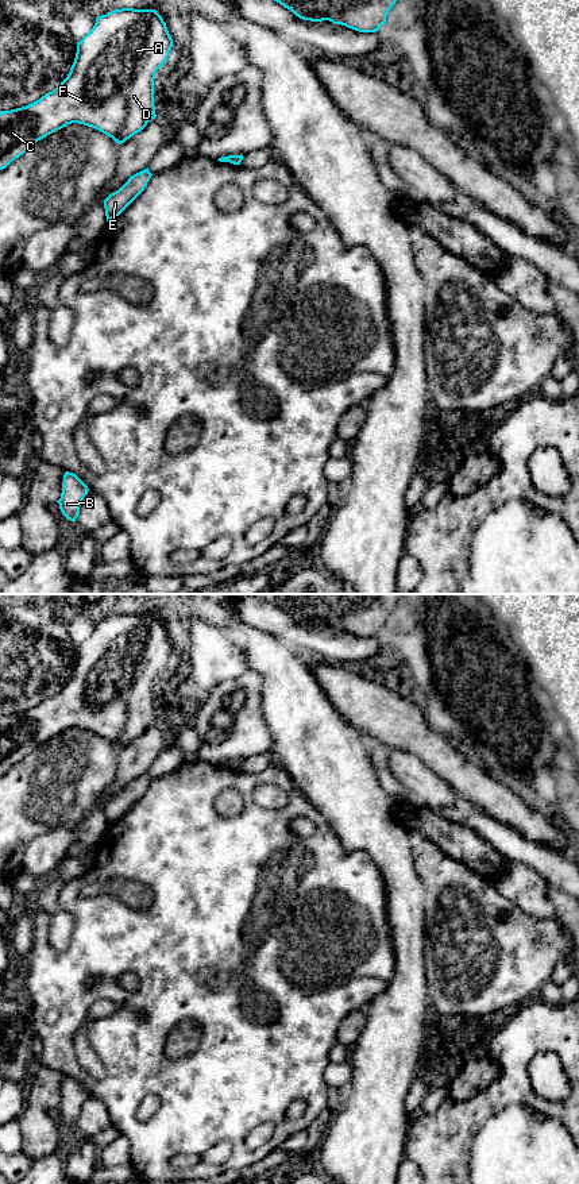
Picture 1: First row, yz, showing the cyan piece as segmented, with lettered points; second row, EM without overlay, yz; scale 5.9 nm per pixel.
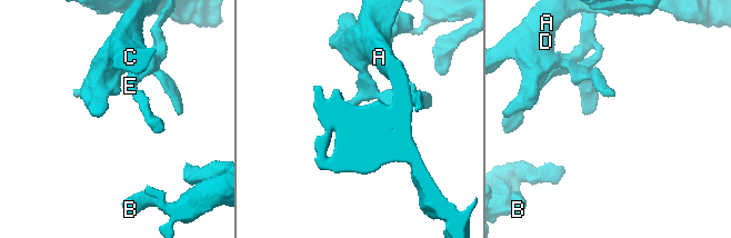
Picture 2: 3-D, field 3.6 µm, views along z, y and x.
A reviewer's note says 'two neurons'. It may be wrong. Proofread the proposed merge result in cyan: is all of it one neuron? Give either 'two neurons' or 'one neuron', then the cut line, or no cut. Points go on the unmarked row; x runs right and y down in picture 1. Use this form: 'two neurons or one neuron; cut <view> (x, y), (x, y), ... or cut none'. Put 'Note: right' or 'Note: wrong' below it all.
one neuron; cut none
Note: wrong

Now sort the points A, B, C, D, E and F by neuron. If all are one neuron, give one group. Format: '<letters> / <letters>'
A B C D E F

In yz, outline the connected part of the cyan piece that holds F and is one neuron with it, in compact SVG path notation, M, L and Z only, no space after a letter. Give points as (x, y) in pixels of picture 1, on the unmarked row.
M121 613L97 621L93 633L77 647L77 657L67 682L39 705L11 716L0 717L0 775L23 760L47 740L72 728L84 729L108 740L119 749L140 737L157 722L154 710L154 683L166 667L173 644L166 628L155 614Z

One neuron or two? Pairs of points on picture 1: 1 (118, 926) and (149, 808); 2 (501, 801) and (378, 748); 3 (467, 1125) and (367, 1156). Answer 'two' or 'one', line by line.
1: one
2: two
3: two

